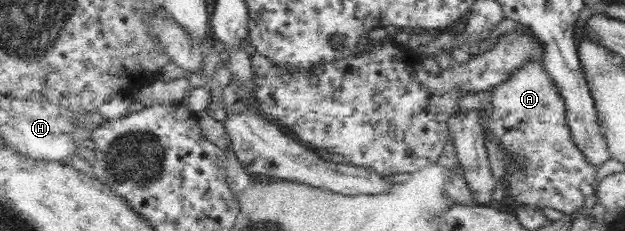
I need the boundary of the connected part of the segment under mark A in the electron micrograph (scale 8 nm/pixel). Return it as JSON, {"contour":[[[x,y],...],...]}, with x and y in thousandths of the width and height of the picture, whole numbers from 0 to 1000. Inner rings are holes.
{"contour":[[[851,273],[829,307],[810,359],[803,359],[797,385],[789,390],[787,498],[778,524],[774,550],[782,550],[802,610],[802,636],[822,667],[840,680],[842,719],[835,736],[814,745],[810,766],[810,814],[826,861],[829,883],[845,883],[864,905],[886,905],[904,926],[915,926],[926,896],[933,896],[936,853],[949,823],[954,732],[944,723],[934,688],[931,658],[910,606],[912,567],[904,528],[901,429],[888,385],[883,342],[878,333],[867,273]]]}

